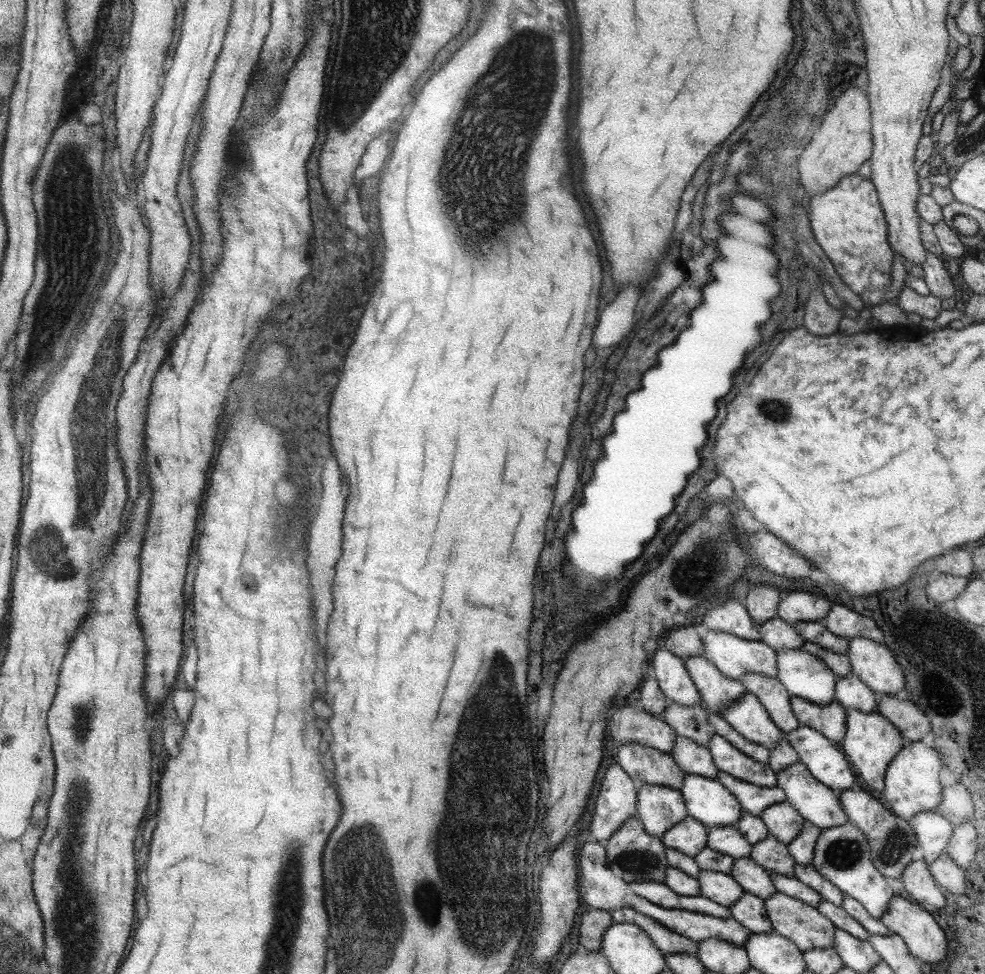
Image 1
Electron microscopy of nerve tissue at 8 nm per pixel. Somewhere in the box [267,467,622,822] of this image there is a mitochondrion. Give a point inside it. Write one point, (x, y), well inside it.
(493, 701)

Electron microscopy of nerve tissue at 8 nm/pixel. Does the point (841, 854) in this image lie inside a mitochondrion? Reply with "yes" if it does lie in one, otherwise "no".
yes

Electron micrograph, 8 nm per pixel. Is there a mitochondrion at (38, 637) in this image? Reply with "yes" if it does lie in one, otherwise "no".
no

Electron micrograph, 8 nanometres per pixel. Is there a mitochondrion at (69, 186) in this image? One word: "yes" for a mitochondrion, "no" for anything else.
yes

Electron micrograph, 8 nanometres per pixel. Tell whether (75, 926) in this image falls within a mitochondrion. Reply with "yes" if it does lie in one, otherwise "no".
yes

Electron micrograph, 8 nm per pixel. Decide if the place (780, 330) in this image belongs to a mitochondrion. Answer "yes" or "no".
no

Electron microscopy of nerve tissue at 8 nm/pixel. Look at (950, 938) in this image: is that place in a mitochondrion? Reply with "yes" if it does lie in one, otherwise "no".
no

